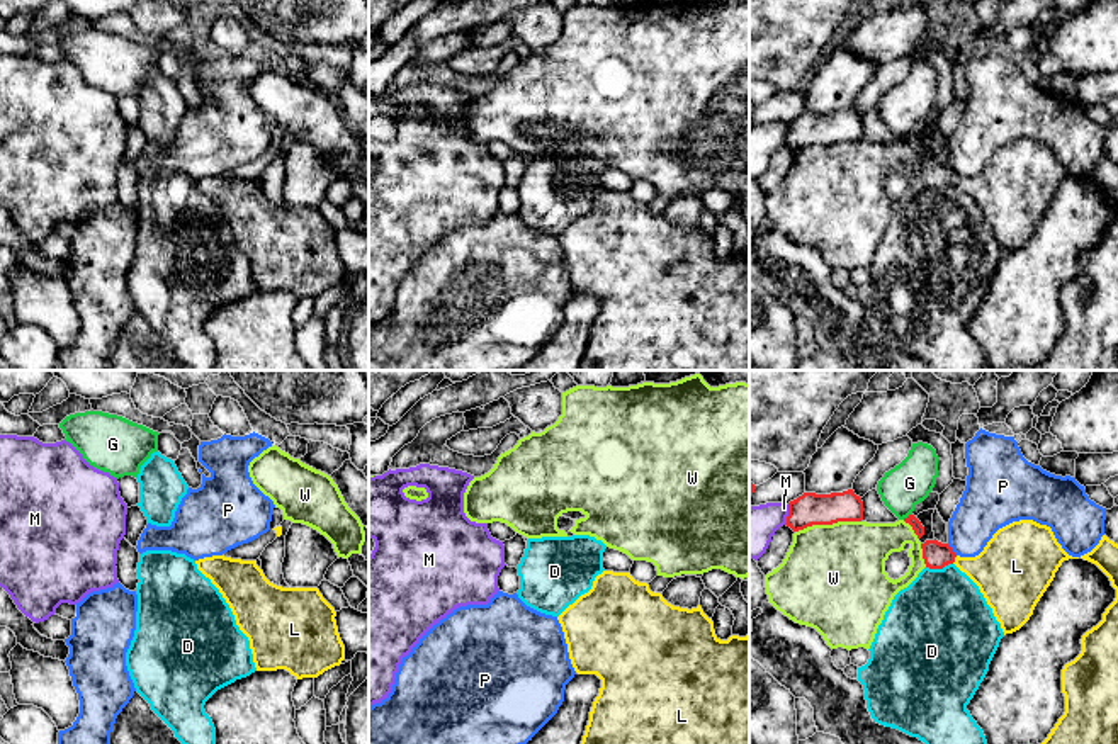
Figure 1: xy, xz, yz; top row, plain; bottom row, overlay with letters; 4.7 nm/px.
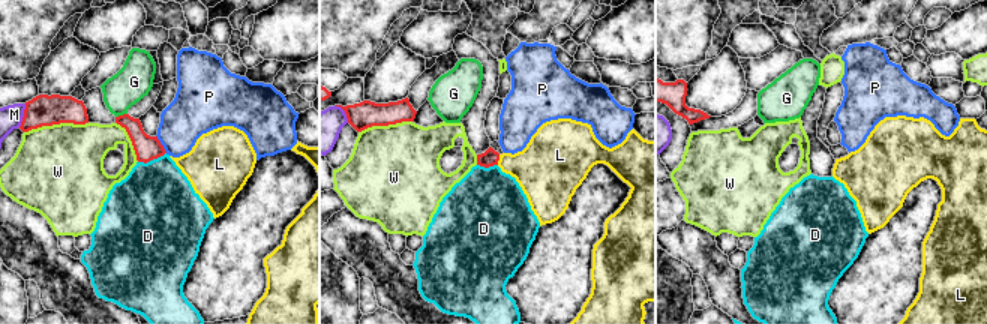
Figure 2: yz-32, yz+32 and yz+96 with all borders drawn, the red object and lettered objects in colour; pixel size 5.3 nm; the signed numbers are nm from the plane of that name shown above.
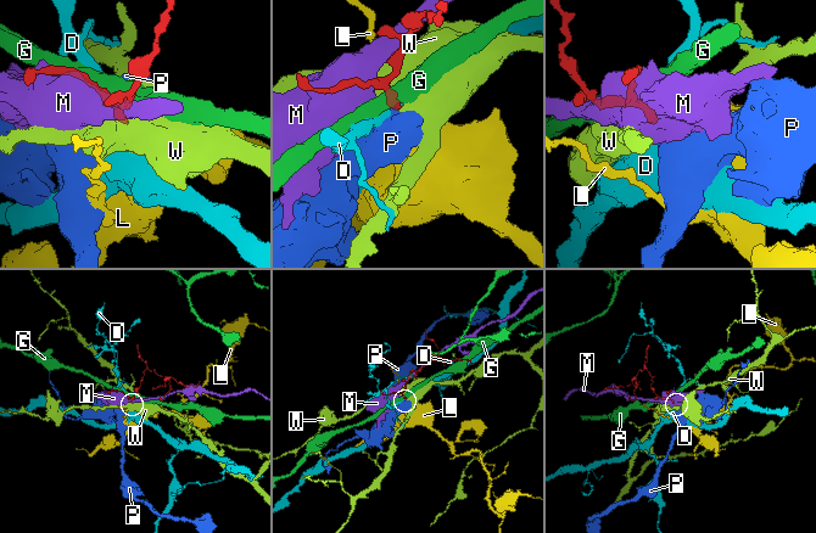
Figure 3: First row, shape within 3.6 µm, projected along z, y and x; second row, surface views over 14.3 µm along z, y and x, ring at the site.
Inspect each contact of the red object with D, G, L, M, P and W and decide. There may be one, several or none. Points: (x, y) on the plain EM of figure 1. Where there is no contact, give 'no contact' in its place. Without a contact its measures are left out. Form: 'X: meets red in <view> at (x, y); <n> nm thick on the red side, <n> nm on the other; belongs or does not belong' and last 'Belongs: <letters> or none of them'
D: meets red in yz at (938, 187); 120 nm thick on the red side, 460 nm on the other; does not belong
G: meets red in yz at (908, 136); 50 nm thick on the red side, 200 nm on the other; does not belong
L: meets red in yz at (954, 179); 120 nm thick on the red side, 300 nm on the other; belongs
M: meets red in yz at (789, 135); 150 nm thick on the red side, 220 nm on the other; does not belong
P: meets red in yz at (952, 169); 120 nm thick on the red side, 240 nm on the other; does not belong
W: meets red in yz at (828, 143); 150 nm thick on the red side, 500 nm on the other; does not belong
Belongs: L

